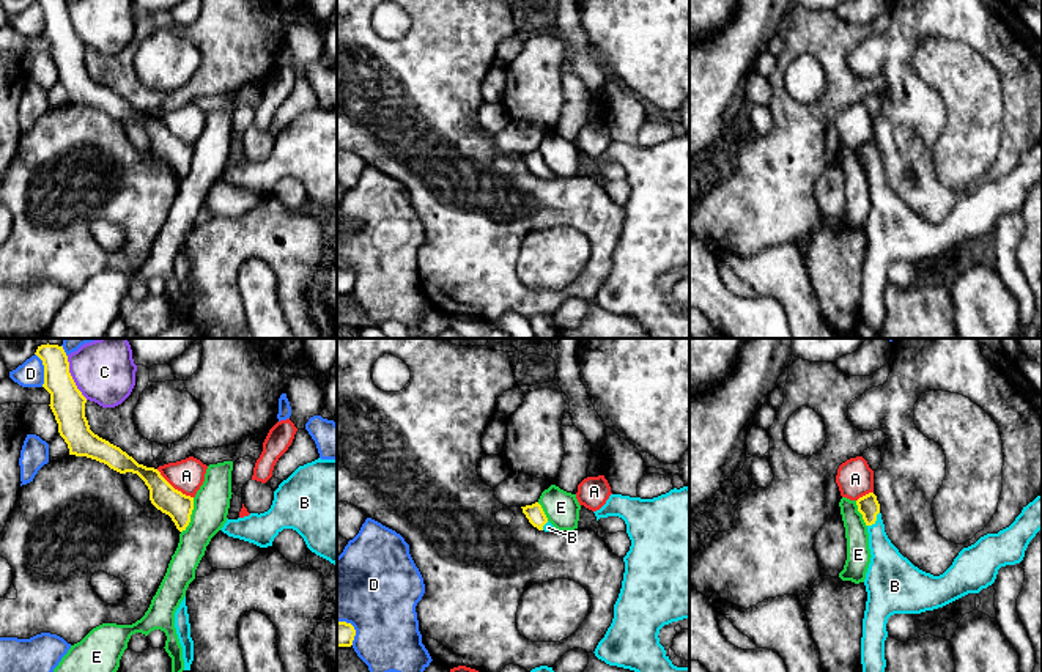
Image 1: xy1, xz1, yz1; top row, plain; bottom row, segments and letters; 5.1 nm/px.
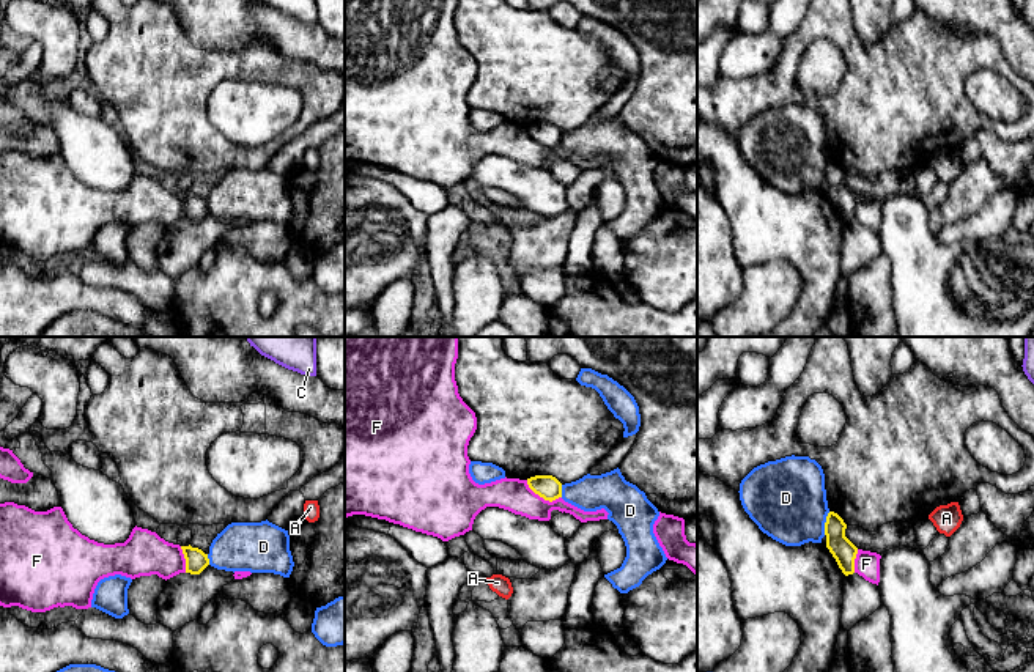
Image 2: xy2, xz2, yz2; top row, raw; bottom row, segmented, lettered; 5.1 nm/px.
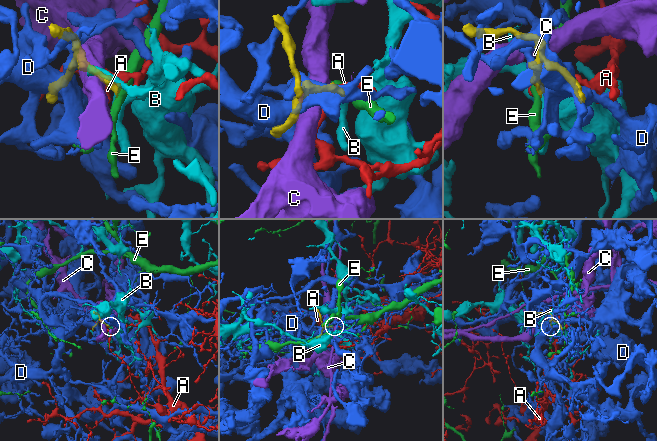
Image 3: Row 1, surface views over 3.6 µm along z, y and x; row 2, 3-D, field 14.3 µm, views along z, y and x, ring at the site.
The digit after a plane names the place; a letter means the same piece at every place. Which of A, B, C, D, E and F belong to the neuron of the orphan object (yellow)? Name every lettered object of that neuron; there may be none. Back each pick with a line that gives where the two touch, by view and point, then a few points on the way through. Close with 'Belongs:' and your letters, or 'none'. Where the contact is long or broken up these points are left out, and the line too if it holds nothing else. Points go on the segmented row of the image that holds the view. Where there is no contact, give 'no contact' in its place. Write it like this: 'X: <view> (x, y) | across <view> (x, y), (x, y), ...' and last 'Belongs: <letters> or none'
B: yz1 (875, 520) | across yz1 (868, 505), (875, 520), (877, 539), (888, 567)
Belongs: B

